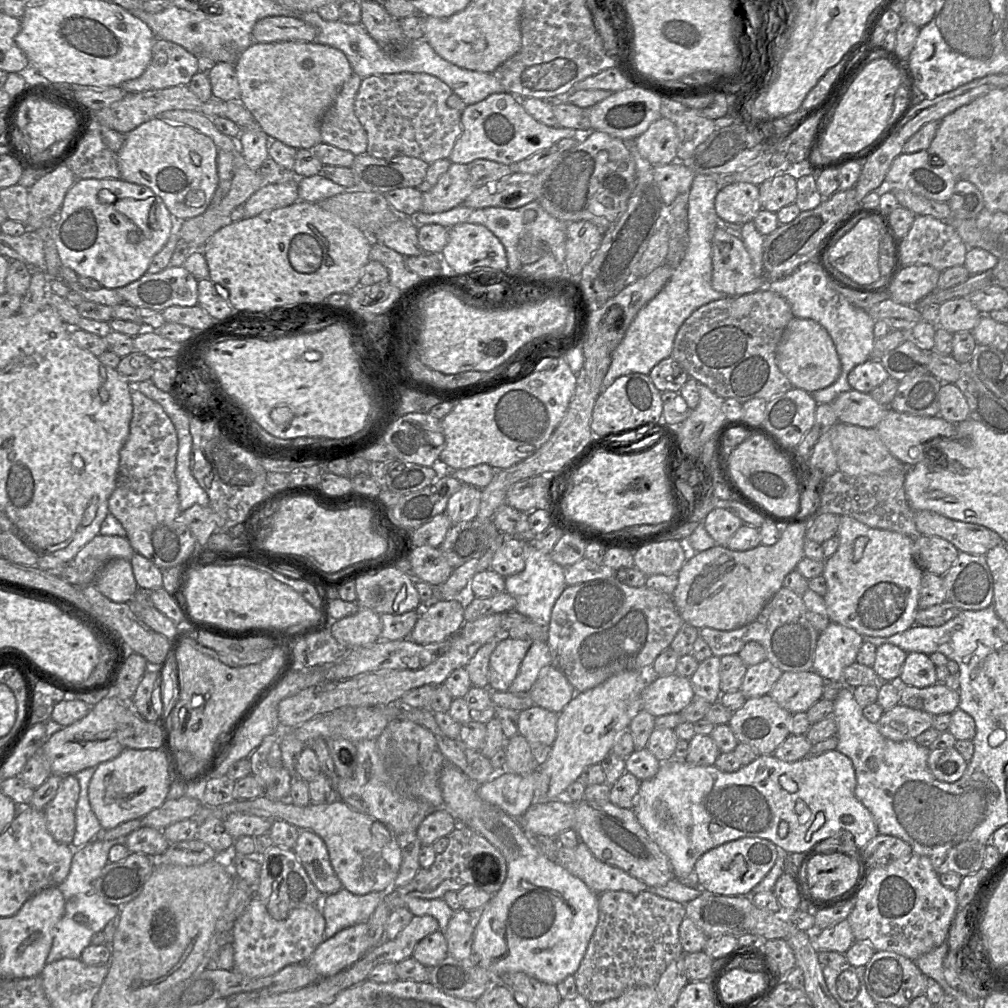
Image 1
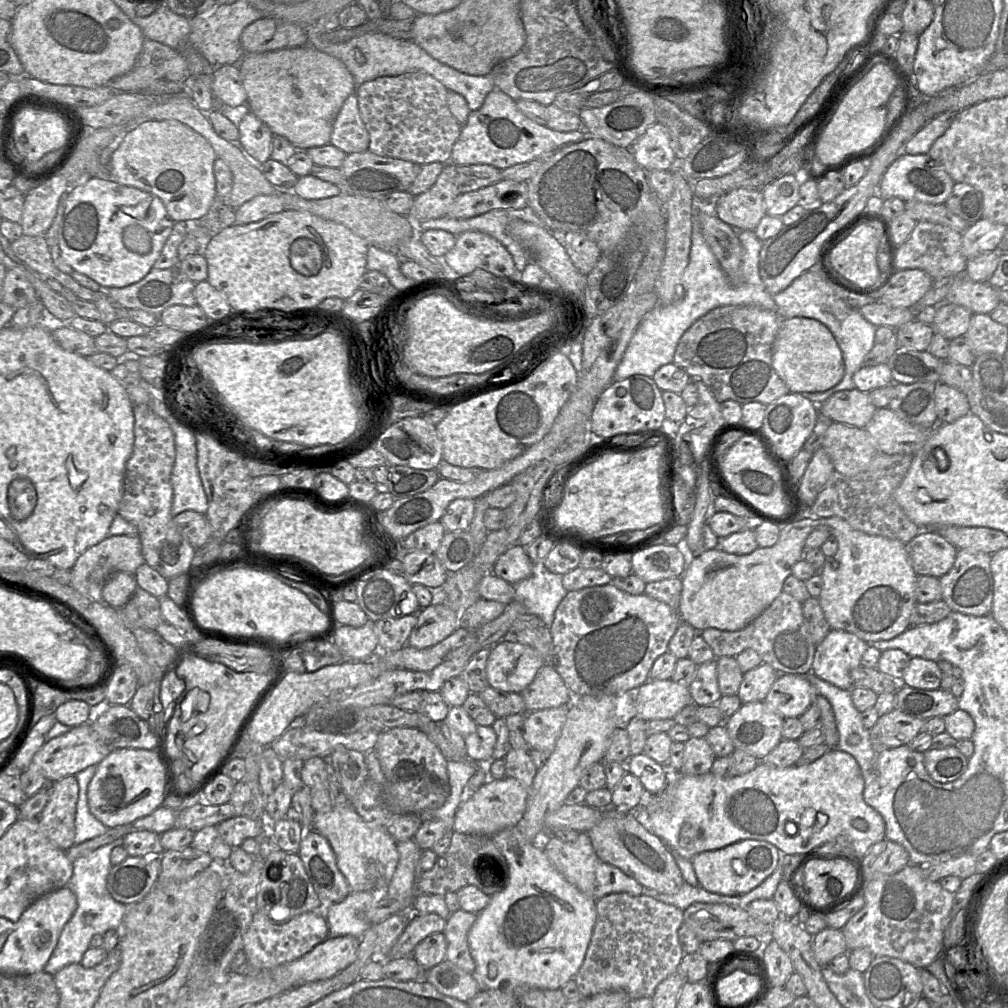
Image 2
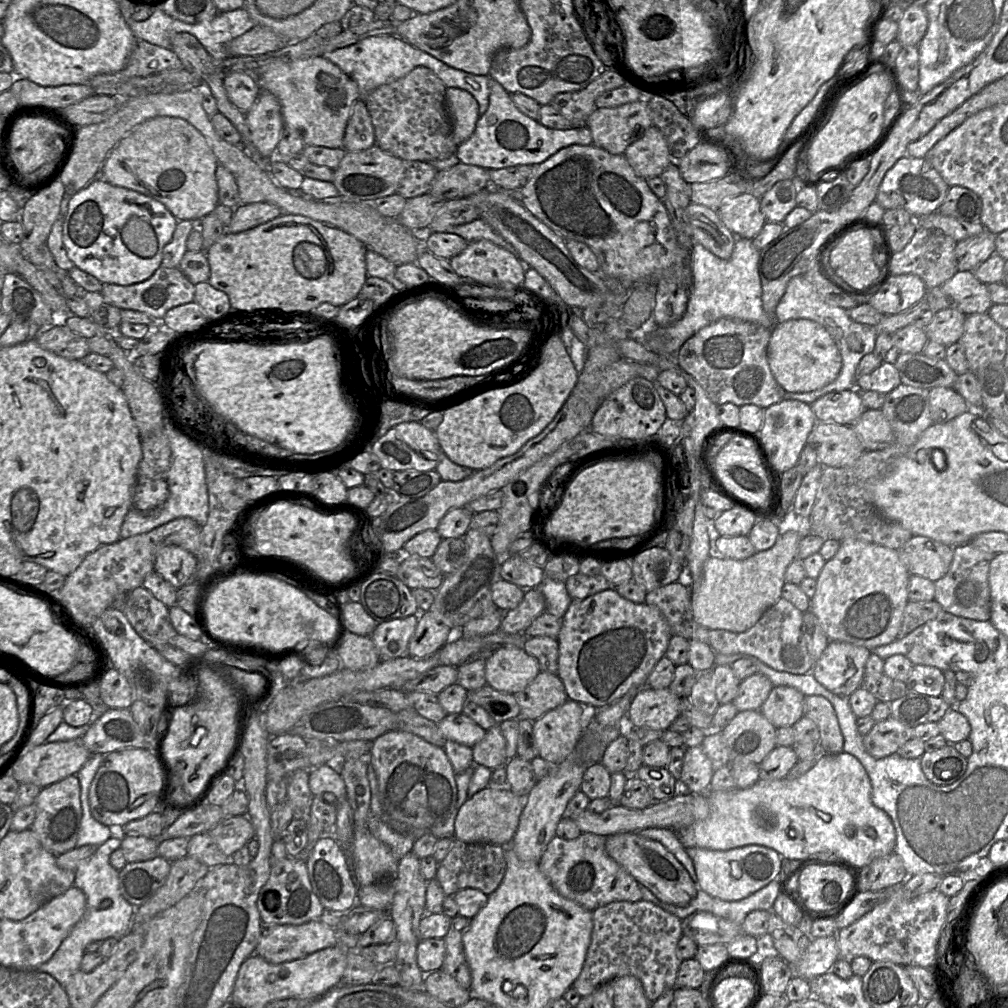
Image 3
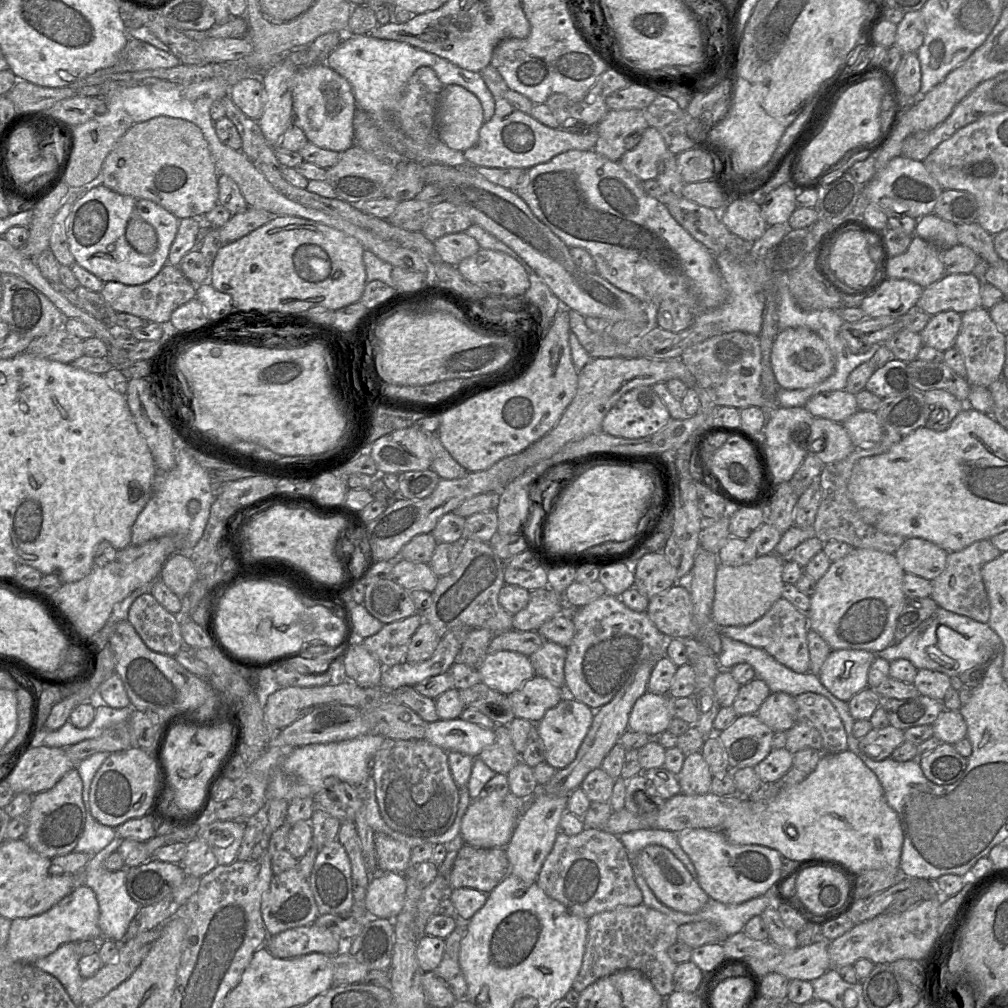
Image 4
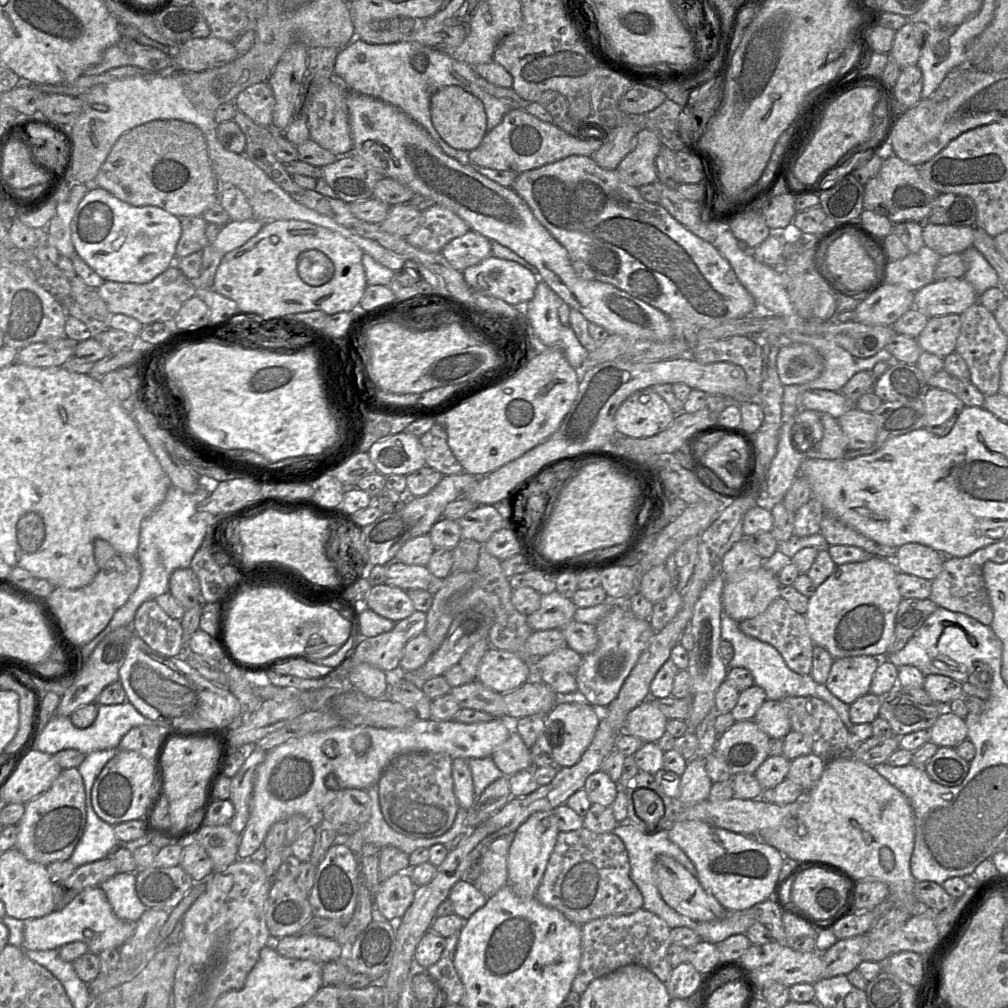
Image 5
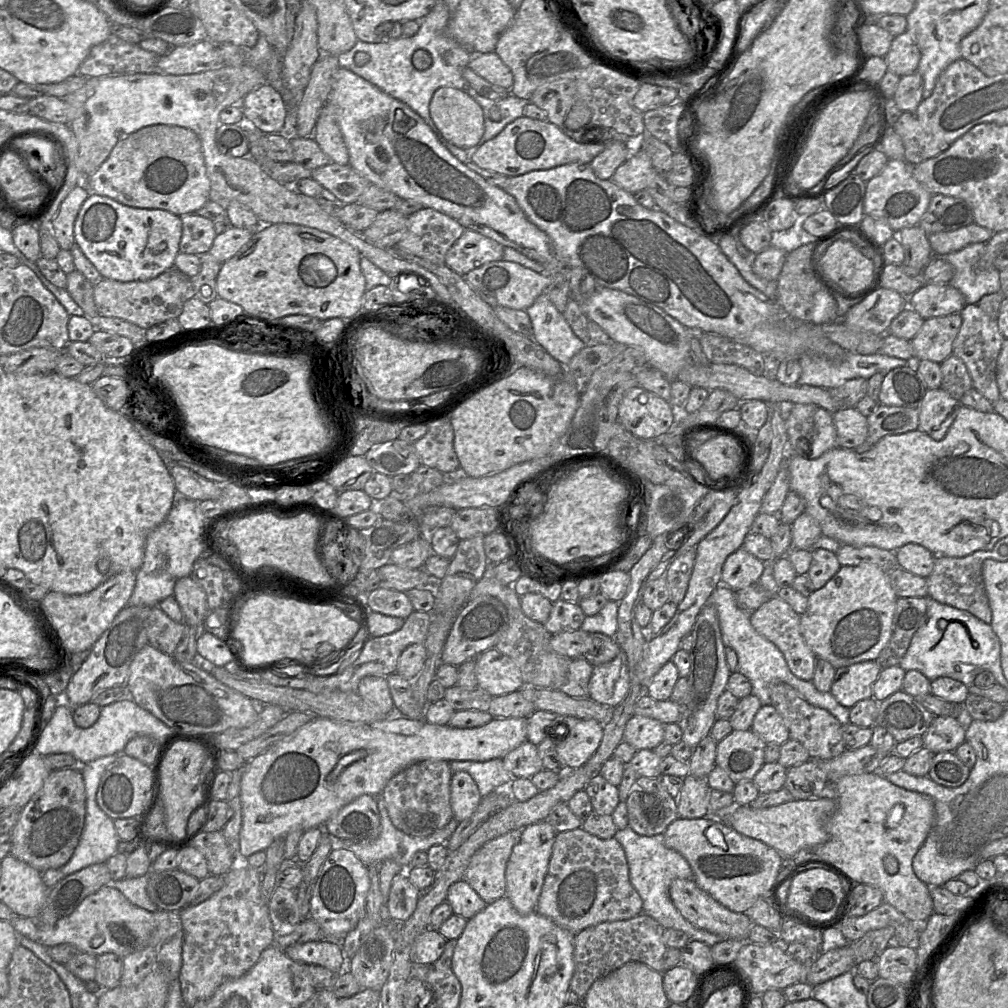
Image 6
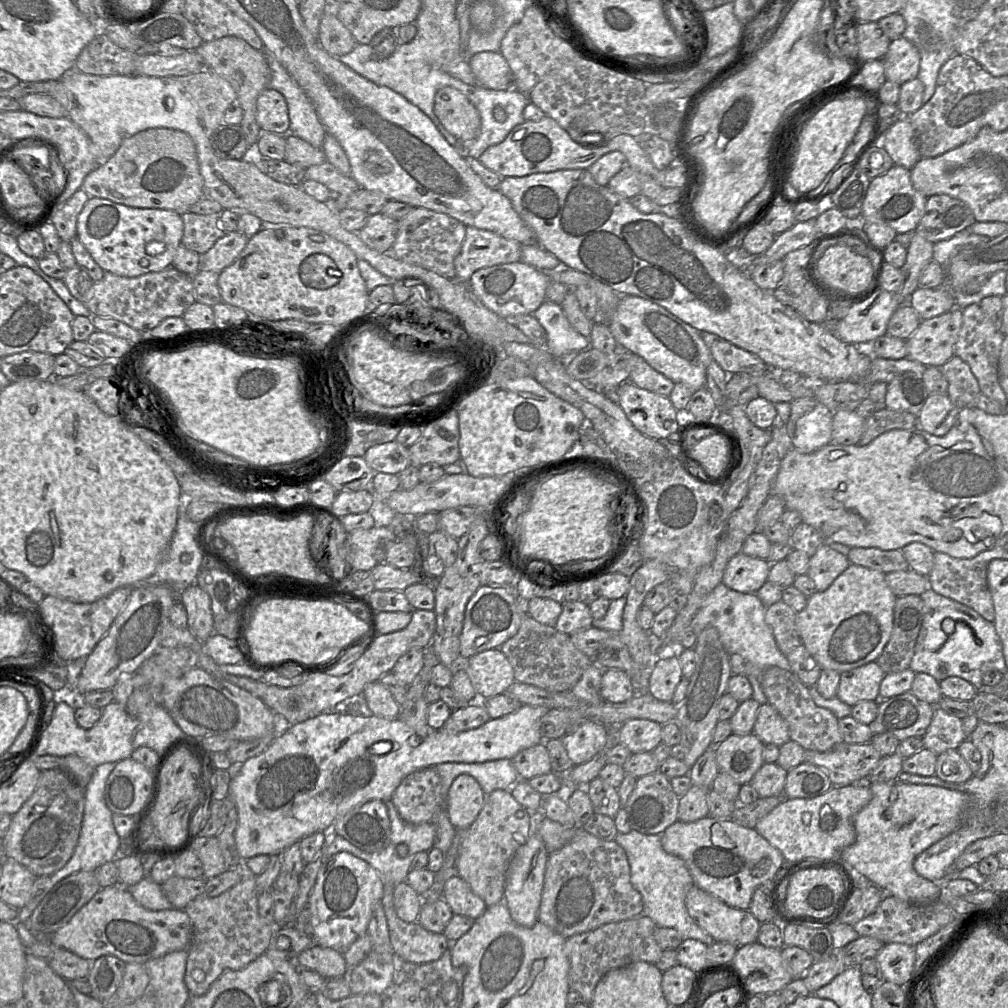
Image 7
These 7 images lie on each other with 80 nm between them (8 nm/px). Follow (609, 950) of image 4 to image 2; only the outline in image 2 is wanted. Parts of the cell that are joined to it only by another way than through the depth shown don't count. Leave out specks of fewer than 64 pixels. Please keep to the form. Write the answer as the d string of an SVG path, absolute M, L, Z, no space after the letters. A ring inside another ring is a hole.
M608 894L596 901L597 918L583 964L574 977L583 999L609 991L625 992L630 998L652 997L663 980L677 973L683 957L678 930L683 924L683 911L646 895Z

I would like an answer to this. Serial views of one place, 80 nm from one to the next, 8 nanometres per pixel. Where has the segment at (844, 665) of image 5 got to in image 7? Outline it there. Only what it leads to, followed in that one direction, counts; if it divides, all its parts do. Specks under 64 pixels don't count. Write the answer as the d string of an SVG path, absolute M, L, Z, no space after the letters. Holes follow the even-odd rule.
M876 661L842 672L836 696L850 706L864 700L879 703L880 684L885 675Z

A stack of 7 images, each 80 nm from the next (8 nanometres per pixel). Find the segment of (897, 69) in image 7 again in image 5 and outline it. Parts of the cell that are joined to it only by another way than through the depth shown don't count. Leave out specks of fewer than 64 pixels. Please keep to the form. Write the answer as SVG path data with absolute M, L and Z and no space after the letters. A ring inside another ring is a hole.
M908 22L895 33L889 52L900 68L917 65L921 48L927 37L927 25L922 22Z

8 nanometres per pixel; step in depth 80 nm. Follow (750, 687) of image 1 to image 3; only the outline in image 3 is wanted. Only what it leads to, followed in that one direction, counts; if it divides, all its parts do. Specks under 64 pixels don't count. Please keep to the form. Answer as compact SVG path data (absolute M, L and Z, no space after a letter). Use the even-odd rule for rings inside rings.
M756 672L740 682L737 696L732 702L738 712L759 710L773 687L774 685L767 676Z

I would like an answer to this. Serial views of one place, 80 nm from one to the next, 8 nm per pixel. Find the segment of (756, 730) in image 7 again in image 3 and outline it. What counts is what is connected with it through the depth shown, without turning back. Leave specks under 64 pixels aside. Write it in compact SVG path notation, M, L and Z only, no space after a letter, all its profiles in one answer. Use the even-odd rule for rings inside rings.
M774 686L760 711L775 728L793 726L804 715L804 696L790 686Z

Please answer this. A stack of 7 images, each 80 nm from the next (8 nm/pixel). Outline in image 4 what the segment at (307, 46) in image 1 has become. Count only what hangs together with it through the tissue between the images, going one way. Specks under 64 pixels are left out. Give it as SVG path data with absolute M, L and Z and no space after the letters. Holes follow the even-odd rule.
M326 63L297 69L293 77L293 122L303 130L308 142L343 153L354 145L354 117L358 106L350 83Z

